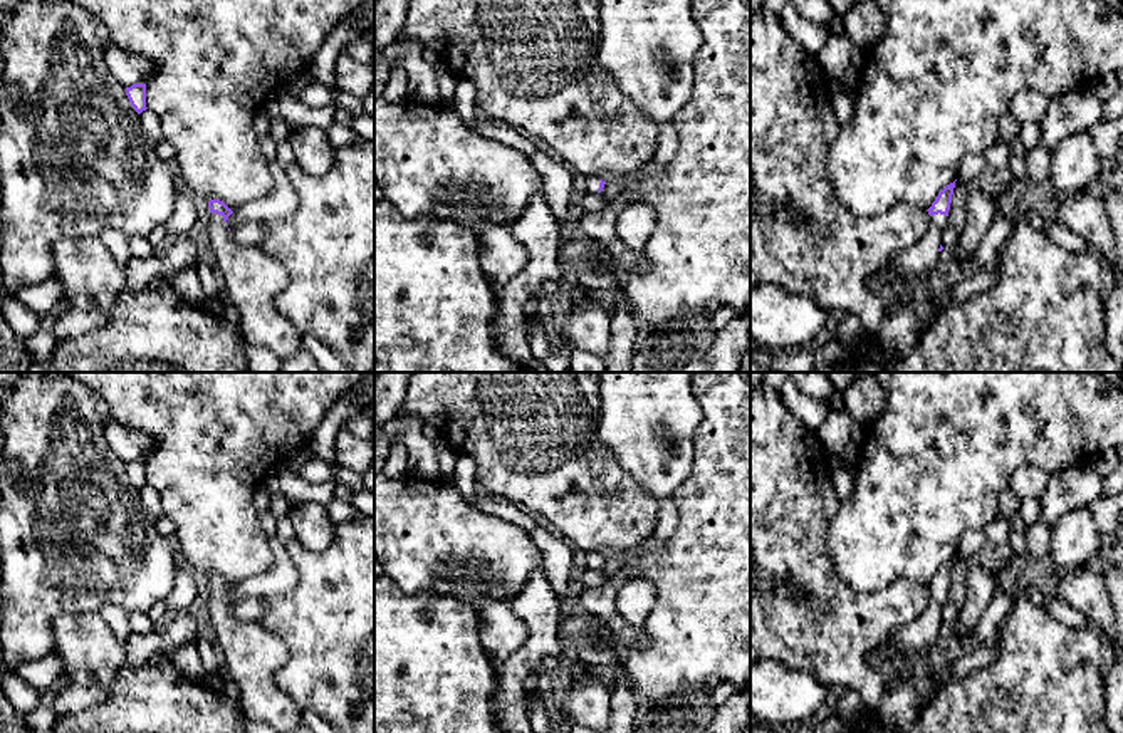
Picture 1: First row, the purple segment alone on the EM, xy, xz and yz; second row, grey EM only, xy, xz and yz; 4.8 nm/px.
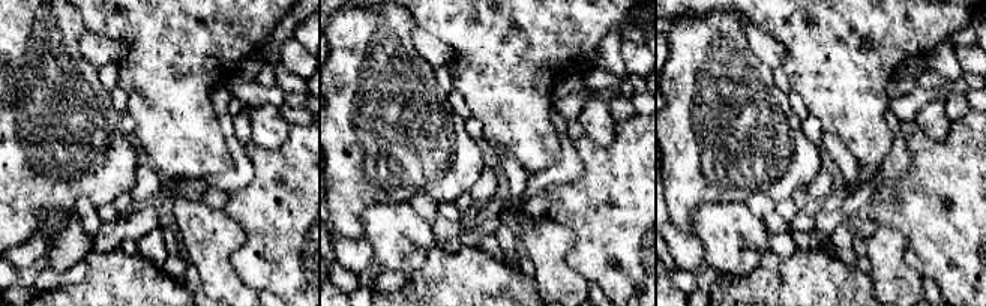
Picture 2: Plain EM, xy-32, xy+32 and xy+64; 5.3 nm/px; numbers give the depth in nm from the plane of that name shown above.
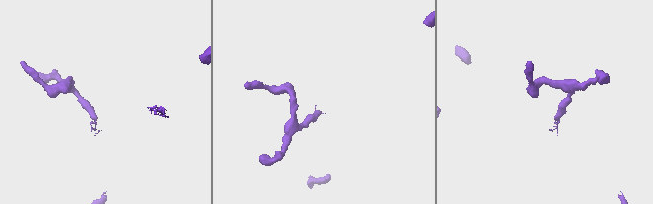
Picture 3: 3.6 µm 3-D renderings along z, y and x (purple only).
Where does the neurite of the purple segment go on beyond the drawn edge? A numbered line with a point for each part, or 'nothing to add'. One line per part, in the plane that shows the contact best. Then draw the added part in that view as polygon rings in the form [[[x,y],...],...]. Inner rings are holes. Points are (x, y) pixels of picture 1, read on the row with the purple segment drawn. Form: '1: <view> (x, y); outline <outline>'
1: xy (252, 279); outline [[[210,213],[208,231],[217,270],[227,290],[227,300],[232,302],[240,314],[238,329],[243,342],[255,347],[267,347],[280,361],[290,359],[299,351],[304,351],[302,335],[275,305],[277,294],[289,283],[285,267],[259,245],[238,245],[222,215]]]

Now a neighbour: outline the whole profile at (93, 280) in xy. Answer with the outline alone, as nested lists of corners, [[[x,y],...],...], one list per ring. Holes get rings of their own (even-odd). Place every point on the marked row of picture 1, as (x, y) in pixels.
[[[62,238],[52,250],[54,273],[64,287],[64,300],[81,312],[111,310],[126,289],[126,273],[97,238]]]

